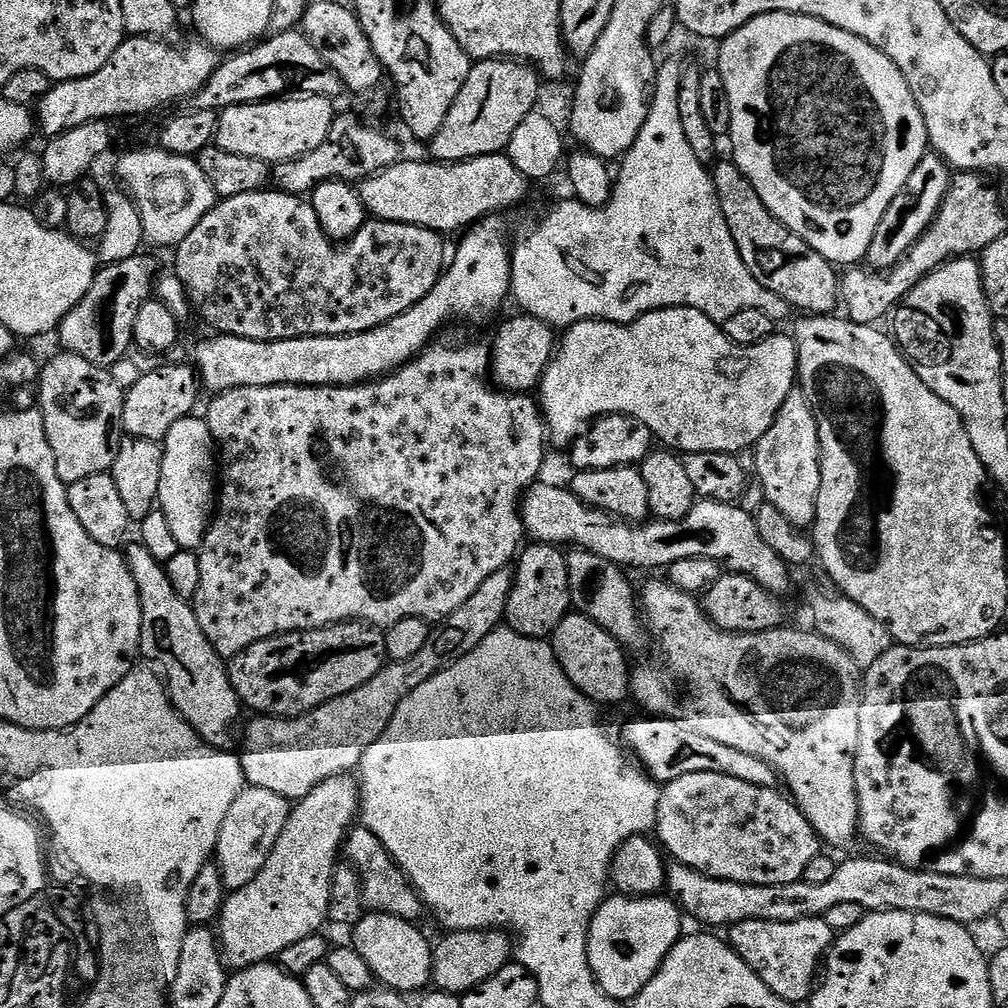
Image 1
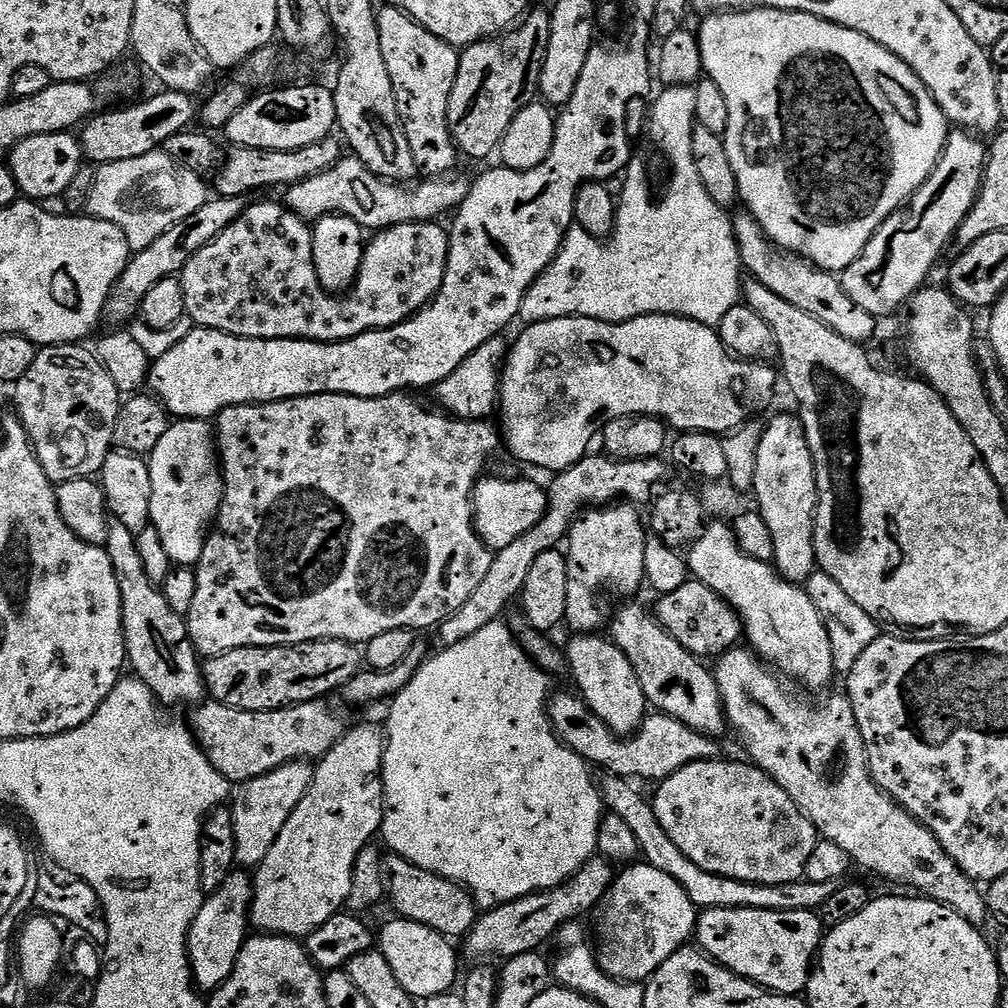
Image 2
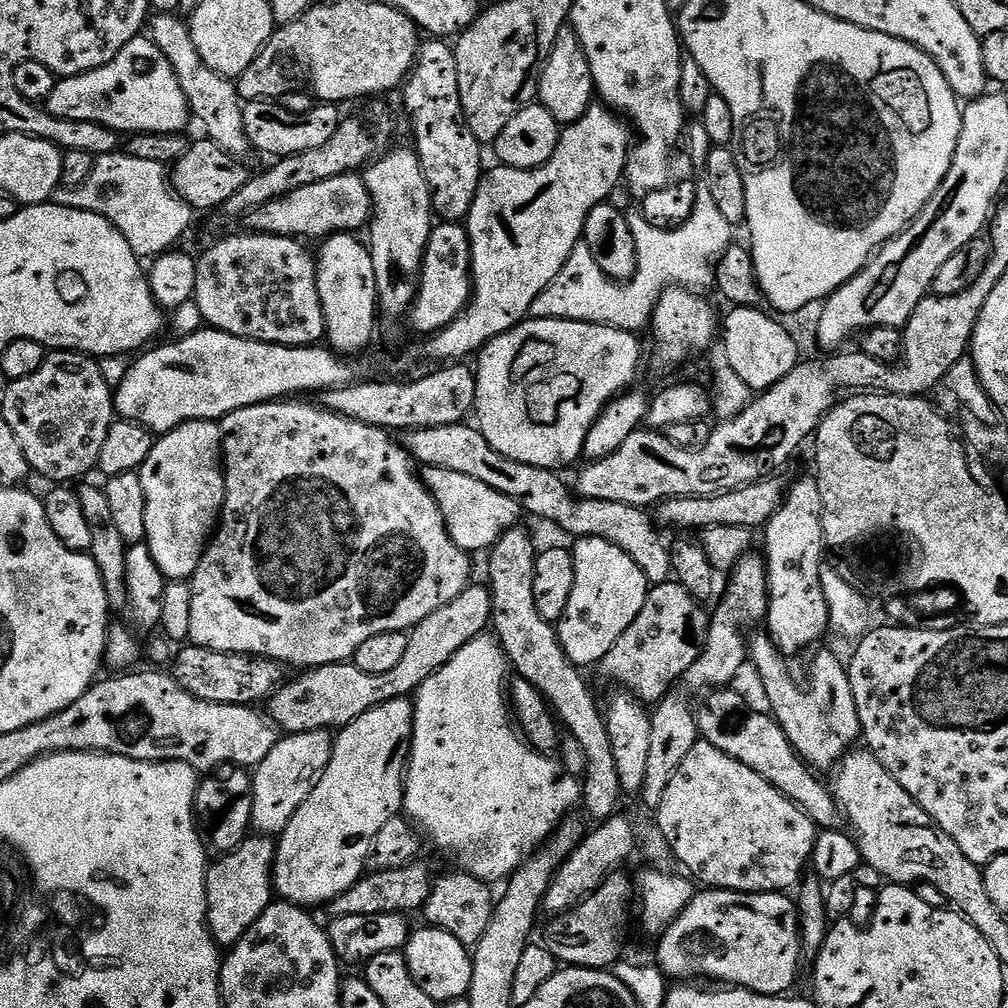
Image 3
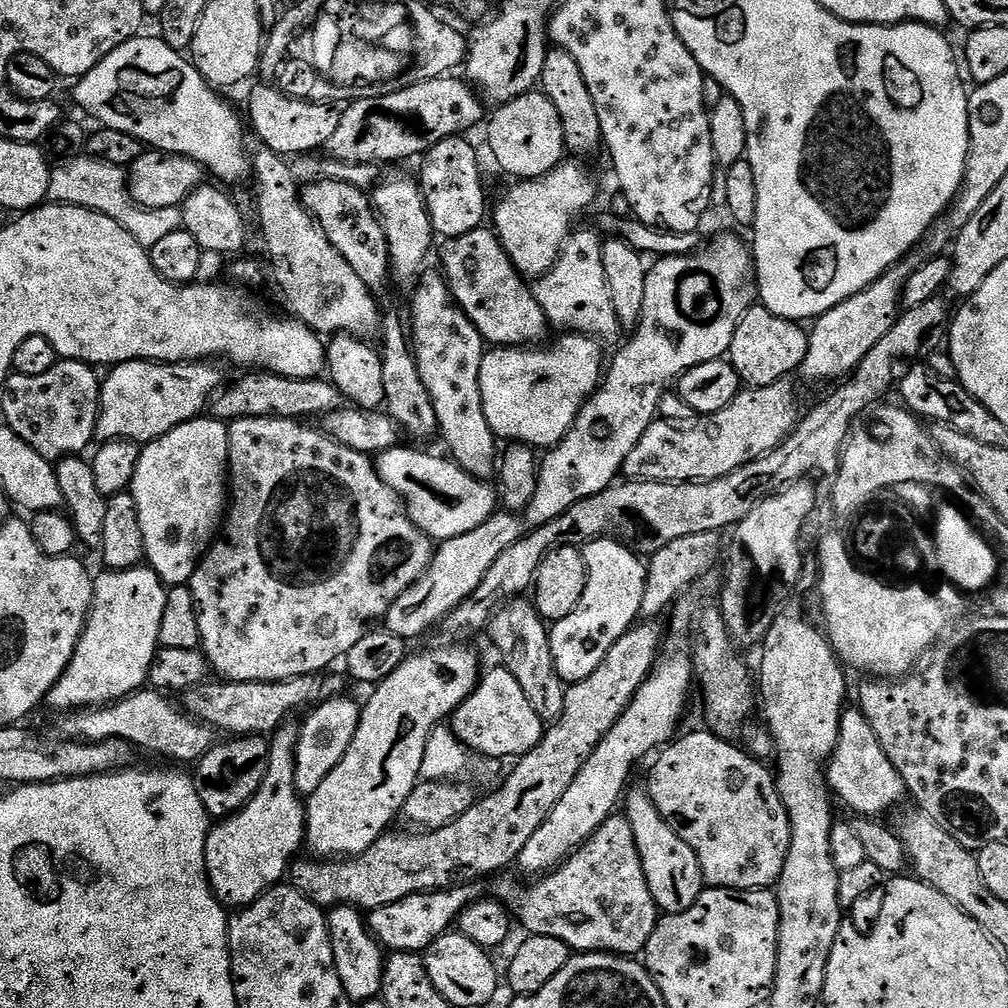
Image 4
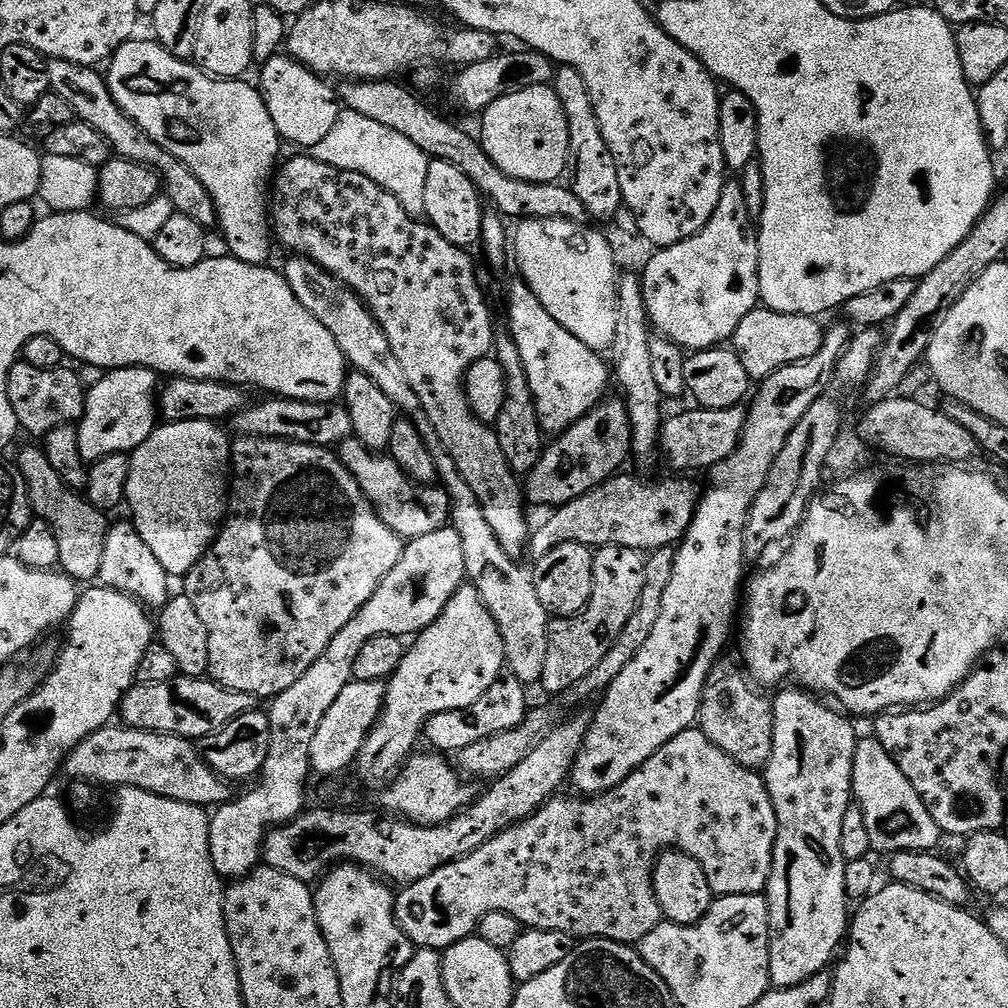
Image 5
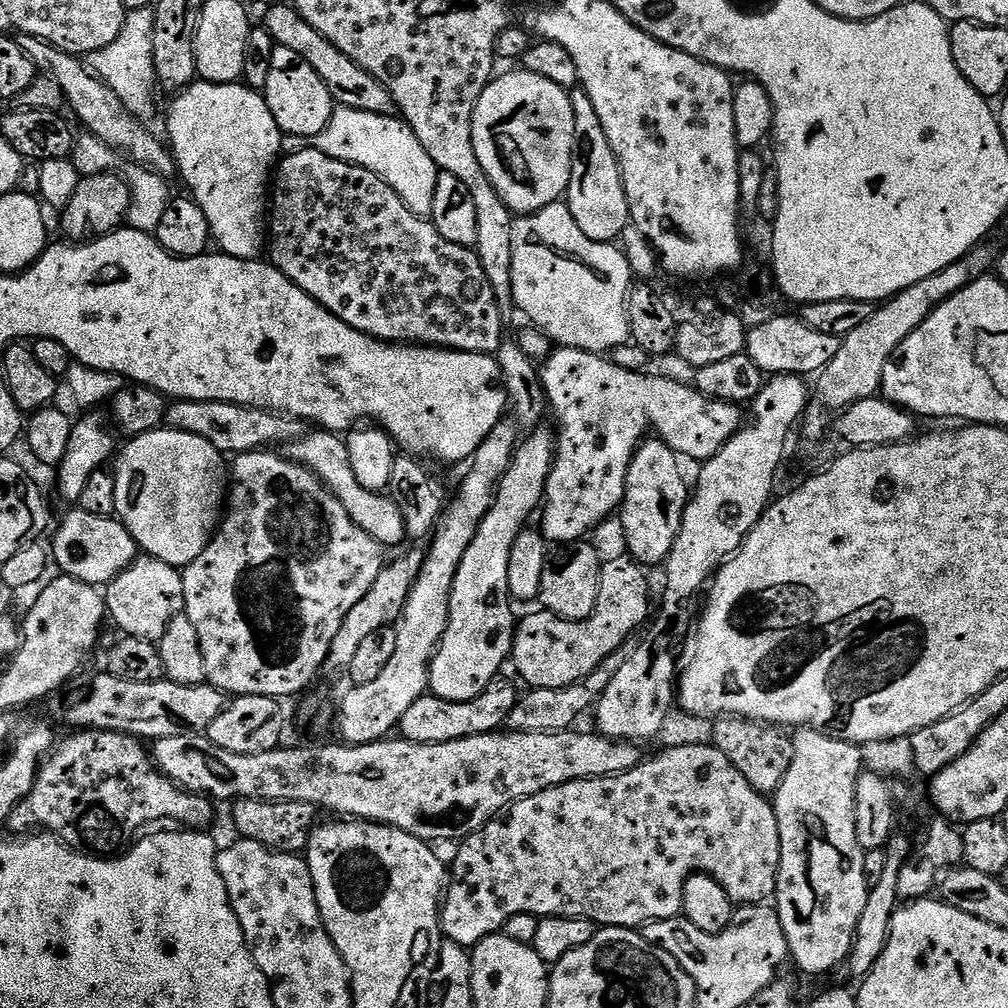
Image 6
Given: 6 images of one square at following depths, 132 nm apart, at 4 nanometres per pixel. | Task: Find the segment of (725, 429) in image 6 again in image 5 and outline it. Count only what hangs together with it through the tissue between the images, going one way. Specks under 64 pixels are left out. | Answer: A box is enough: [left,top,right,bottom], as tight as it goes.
[506,282,610,433]

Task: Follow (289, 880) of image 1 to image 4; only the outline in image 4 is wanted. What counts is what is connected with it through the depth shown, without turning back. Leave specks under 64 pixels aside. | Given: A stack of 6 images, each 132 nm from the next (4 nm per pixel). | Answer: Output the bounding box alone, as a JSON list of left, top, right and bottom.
[304,644,482,857]

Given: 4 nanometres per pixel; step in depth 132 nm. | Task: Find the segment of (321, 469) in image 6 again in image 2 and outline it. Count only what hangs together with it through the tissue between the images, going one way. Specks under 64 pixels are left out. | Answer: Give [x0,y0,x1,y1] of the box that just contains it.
[472,475,548,550]

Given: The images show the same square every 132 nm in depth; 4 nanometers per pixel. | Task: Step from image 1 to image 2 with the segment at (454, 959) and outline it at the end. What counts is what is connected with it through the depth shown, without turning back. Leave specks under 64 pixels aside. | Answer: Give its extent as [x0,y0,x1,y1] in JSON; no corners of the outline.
[463,858,613,962]

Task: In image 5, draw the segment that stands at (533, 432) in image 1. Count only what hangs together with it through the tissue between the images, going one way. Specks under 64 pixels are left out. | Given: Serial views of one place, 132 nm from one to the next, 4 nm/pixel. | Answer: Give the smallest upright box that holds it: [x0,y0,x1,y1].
[183,436,406,698]

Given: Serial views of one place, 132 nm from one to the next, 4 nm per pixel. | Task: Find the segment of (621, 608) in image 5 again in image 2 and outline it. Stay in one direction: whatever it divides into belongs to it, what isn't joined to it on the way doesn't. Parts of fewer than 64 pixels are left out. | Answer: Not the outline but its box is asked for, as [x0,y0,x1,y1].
[564,502,648,634]

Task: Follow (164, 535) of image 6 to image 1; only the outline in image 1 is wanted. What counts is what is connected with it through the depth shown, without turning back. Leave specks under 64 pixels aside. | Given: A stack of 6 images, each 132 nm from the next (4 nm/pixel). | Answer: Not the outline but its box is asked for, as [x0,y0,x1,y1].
[158,414,218,550]

